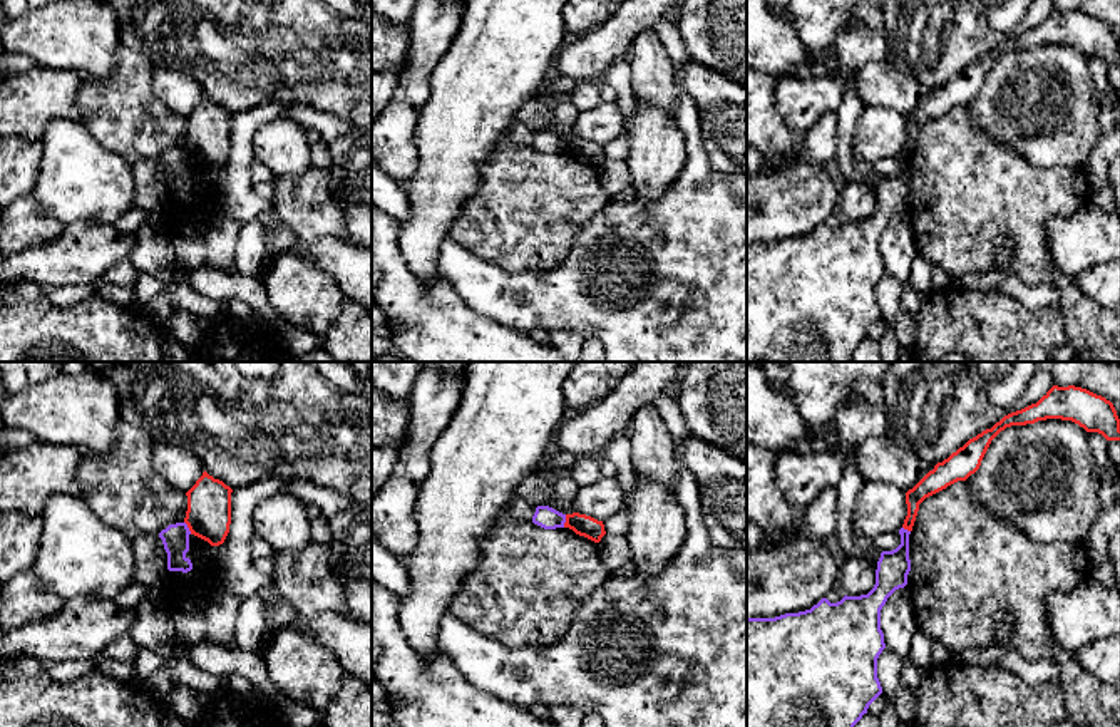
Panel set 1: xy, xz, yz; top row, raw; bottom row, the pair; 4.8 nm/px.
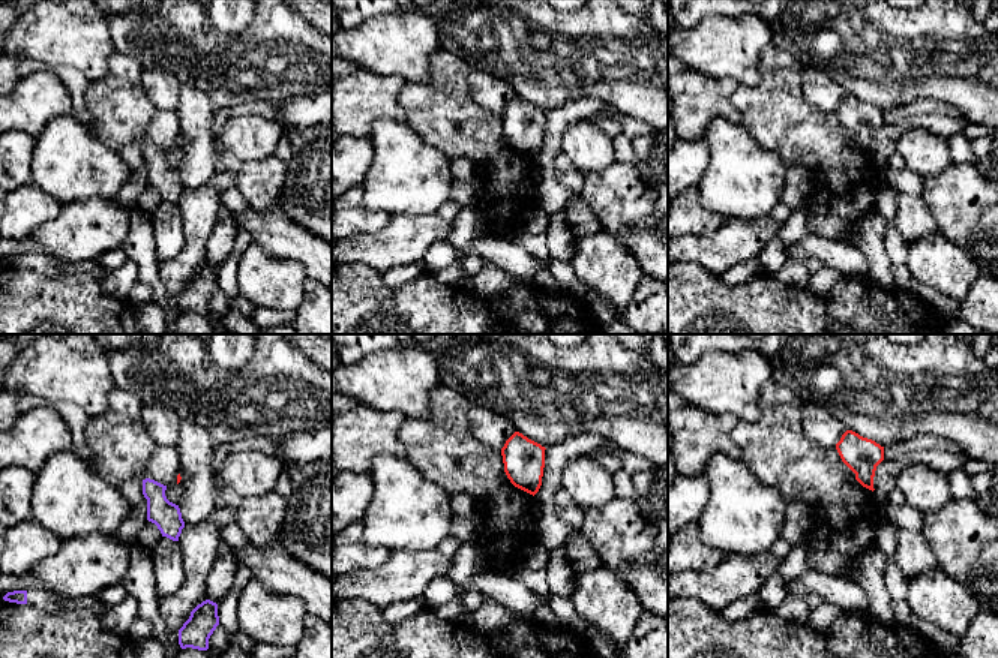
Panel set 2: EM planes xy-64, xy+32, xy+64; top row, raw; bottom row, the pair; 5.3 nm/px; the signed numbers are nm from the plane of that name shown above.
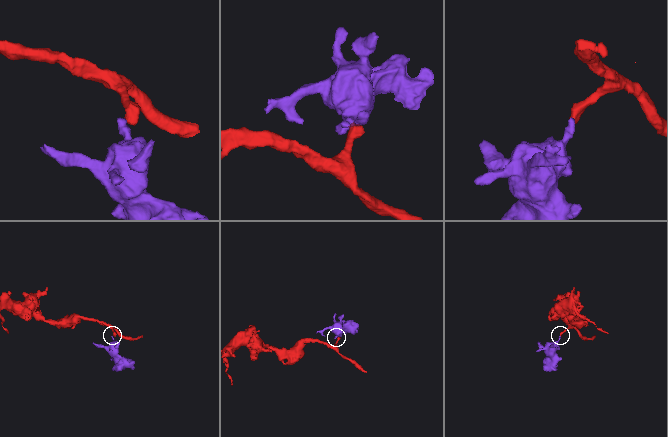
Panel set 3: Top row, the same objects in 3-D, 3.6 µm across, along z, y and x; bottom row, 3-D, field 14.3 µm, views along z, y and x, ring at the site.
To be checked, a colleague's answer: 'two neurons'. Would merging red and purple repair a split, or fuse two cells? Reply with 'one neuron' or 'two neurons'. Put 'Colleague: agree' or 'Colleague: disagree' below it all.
two neurons
Colleague: agree

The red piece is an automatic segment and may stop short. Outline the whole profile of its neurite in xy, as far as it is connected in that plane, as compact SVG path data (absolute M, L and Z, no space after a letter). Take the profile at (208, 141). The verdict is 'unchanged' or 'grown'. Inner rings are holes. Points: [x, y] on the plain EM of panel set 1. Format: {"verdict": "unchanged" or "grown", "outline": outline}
{"verdict": "unchanged", "outline": "M206 95L186 117L188 136L184 147L191 159L208 166L211 171L224 168L231 149L231 117L223 106Z"}

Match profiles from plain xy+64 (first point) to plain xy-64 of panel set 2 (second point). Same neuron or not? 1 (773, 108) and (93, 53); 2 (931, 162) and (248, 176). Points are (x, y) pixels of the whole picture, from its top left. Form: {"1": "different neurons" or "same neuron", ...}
{"1": "different neurons", "2": "different neurons"}

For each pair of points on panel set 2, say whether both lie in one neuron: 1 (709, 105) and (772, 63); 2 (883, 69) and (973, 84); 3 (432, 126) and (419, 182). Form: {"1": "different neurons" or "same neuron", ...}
{"1": "different neurons", "2": "same neuron", "3": "different neurons"}

